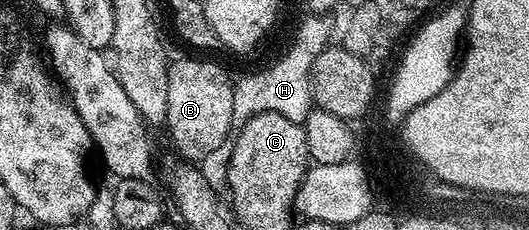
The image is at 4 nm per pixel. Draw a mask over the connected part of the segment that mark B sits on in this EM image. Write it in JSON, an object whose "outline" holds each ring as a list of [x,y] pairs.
{"outline":[[[178,59],[168,66],[168,113],[164,124],[165,130],[170,130],[170,139],[186,161],[200,161],[212,153],[212,149],[220,149],[220,145],[228,142],[234,127],[232,117],[232,97],[234,85],[232,75],[229,75],[218,63],[210,59]]]}

